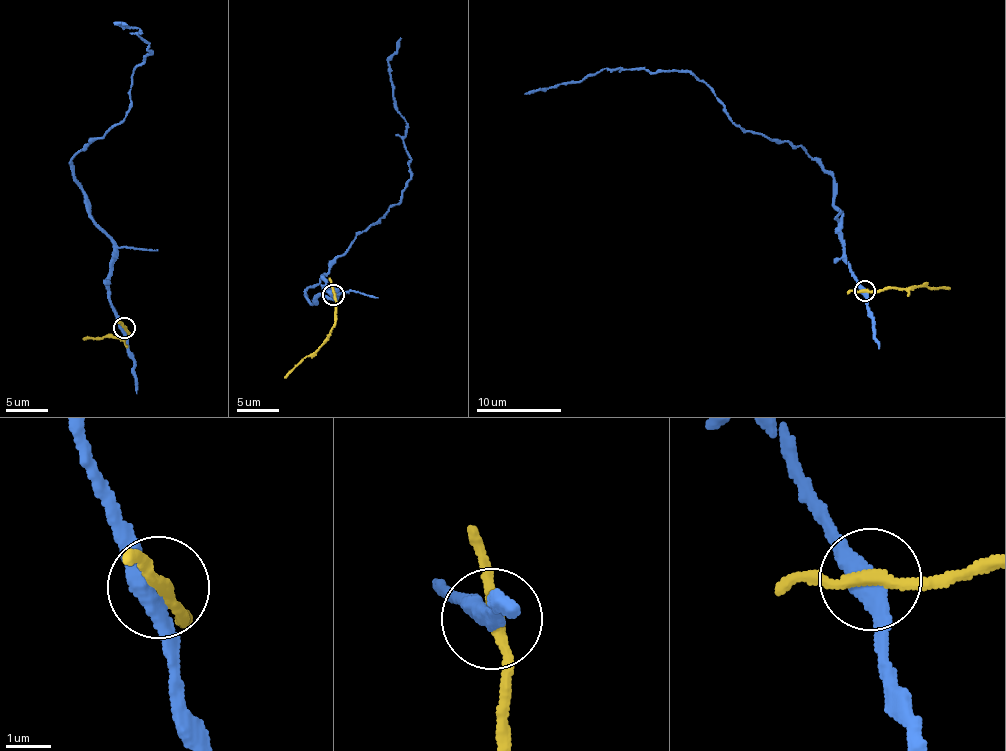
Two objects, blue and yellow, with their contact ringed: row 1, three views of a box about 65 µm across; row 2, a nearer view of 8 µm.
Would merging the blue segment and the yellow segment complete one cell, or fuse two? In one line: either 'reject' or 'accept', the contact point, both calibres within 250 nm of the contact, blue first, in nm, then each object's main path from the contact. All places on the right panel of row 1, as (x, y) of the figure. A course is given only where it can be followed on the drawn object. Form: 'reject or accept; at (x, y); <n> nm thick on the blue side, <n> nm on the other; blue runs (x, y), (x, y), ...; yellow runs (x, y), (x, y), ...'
reject; at (865, 291); 400 nm thick on the blue side, 240 nm on the other; blue runs (865, 292), (845, 259), (834, 177), (800, 145), (739, 127), (689, 71), (606, 68), (579, 82), (525, 93); yellow runs (865, 291), (949, 288)

